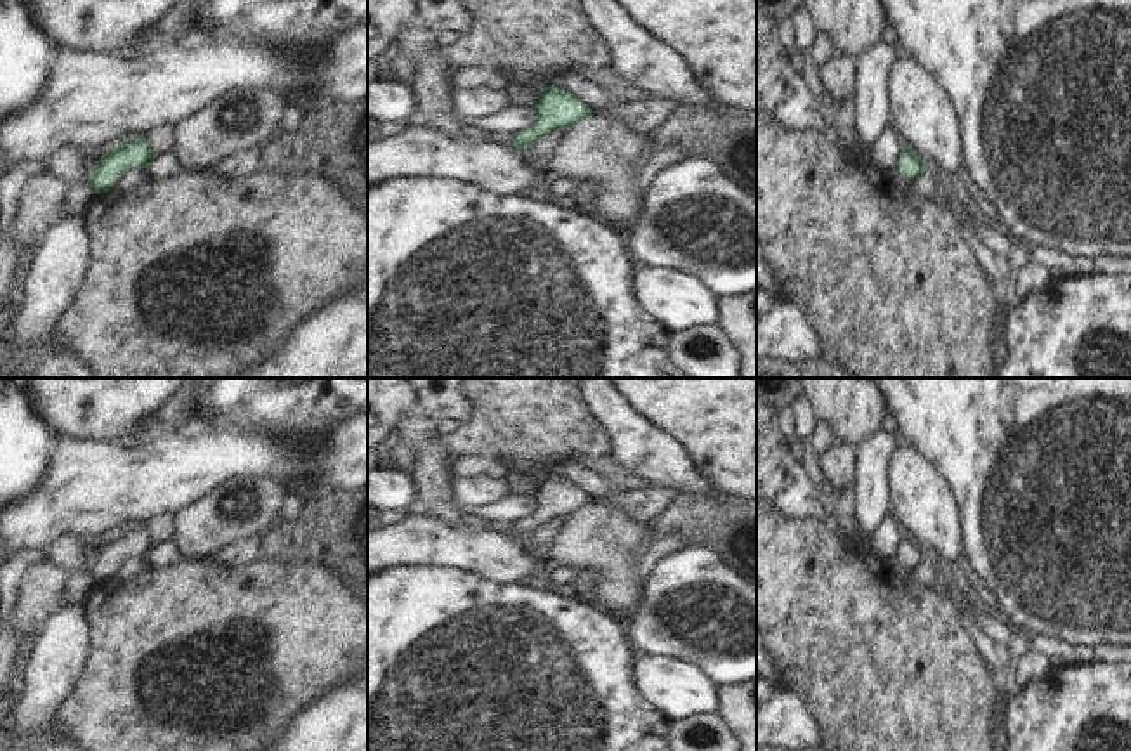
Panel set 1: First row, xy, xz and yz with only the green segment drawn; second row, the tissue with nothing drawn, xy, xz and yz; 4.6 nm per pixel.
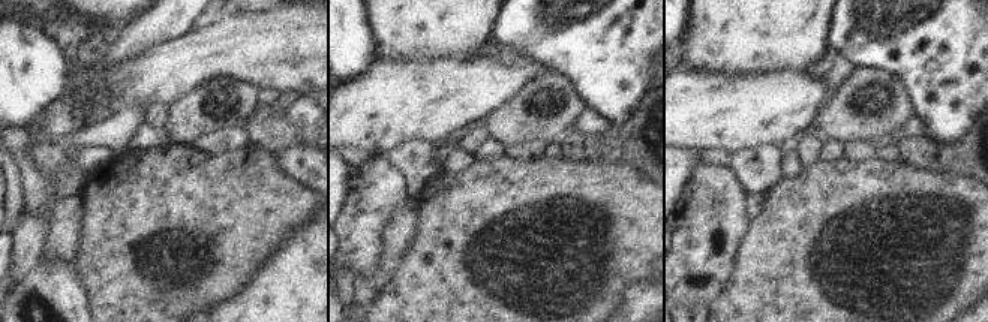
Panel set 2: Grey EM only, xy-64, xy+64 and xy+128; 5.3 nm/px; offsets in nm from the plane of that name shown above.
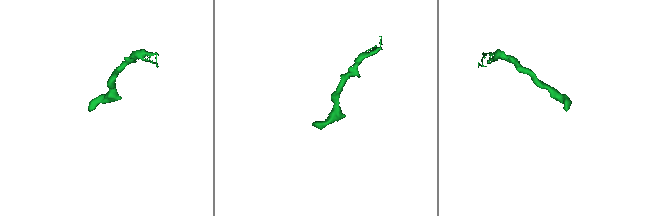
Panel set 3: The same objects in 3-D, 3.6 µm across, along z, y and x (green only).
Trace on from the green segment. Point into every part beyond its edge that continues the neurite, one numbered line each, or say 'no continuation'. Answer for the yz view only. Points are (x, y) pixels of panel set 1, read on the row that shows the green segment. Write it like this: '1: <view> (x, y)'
no continuation.

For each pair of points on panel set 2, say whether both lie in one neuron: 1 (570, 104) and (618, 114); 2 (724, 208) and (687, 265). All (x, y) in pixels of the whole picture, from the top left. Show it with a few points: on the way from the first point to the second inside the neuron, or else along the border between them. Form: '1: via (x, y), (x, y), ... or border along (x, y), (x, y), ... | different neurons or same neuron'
1: border along (568, 74), (588, 104) | different neurons
2: via (711, 222), (706, 246), (700, 252) | same neuron

